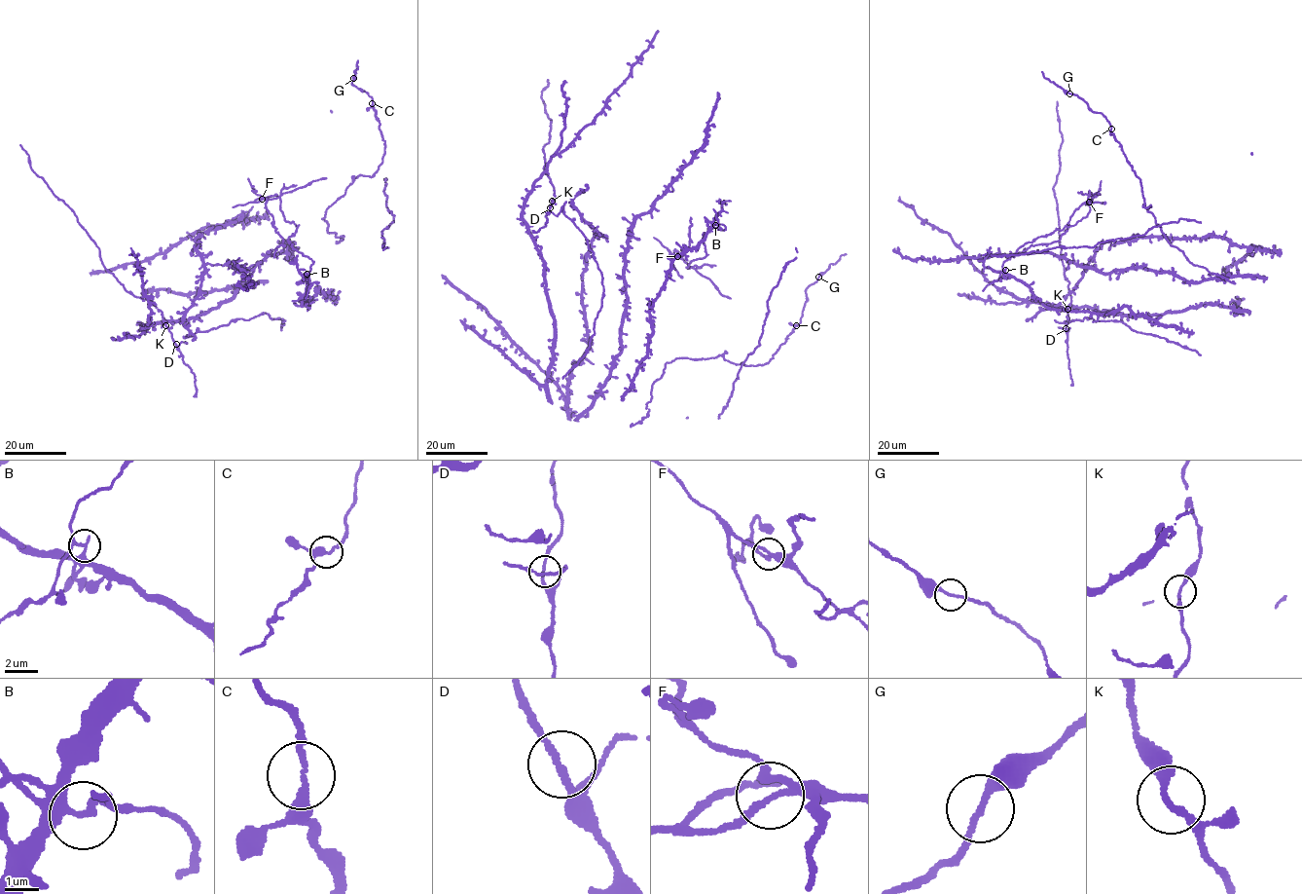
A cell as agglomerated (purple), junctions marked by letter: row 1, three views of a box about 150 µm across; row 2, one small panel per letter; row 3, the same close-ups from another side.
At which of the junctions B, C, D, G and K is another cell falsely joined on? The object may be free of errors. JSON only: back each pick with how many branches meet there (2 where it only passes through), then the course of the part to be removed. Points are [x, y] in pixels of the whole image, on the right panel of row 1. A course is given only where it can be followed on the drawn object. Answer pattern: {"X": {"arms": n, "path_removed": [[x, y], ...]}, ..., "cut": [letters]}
{"B": {"arms": 3, "path_removed": [[1004, 270], [1002, 263], [1019, 247], [1074, 225], [1087, 214], [1090, 203], [1075, 210], [1057, 241], [1023, 250]]}, "cut": ["B"]}

